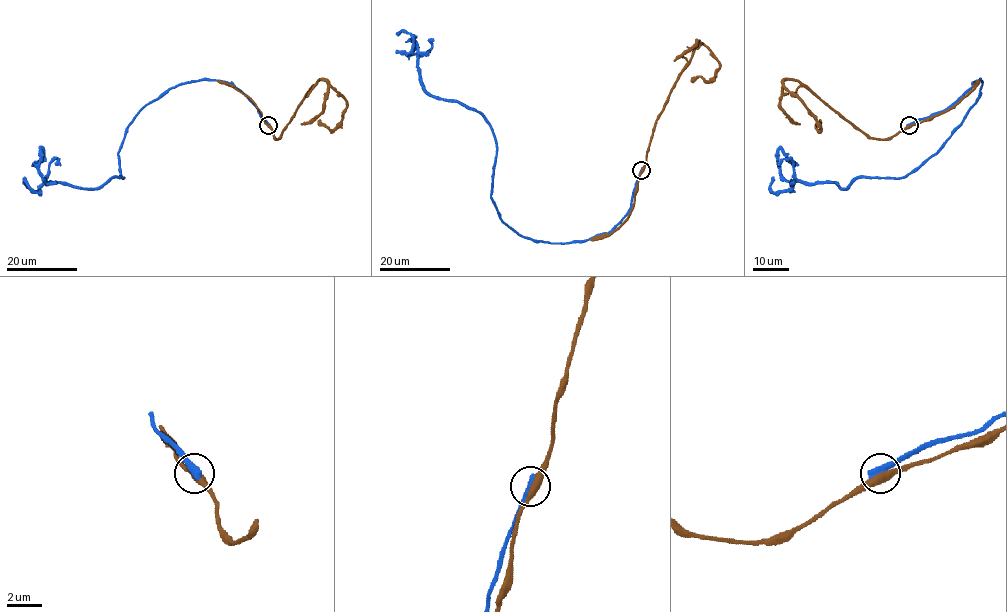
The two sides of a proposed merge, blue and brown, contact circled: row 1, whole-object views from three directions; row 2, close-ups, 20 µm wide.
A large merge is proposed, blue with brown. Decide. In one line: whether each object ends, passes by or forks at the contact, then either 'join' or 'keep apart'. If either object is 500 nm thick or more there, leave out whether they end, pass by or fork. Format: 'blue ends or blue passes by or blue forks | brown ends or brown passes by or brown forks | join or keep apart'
keep apart

